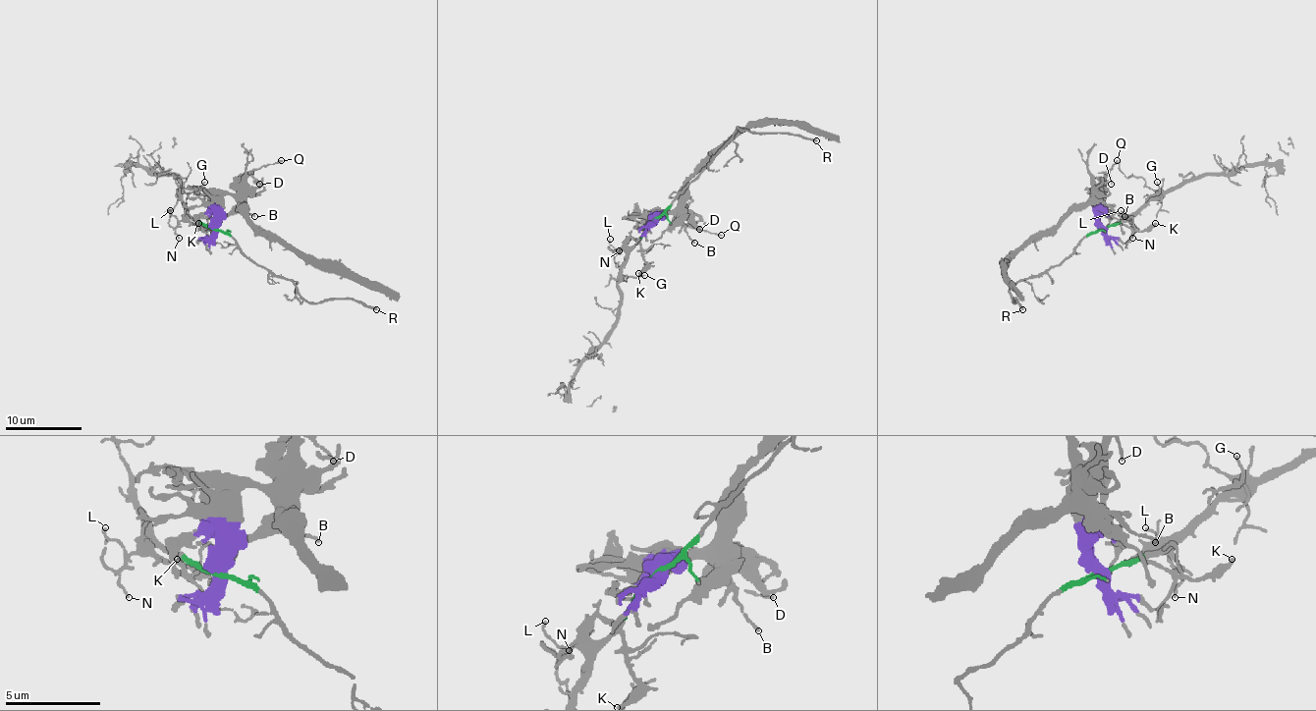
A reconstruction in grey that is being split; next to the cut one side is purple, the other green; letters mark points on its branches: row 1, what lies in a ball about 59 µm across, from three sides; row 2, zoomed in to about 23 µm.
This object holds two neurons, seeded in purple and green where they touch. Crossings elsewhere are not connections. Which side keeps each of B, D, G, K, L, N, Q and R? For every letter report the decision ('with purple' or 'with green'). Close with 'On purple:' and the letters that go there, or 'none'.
B: with purple
D: with purple
G: with green
K: with green
L: with green
N: with green
Q: with purple
R: with green
On purple: B, D, Q

